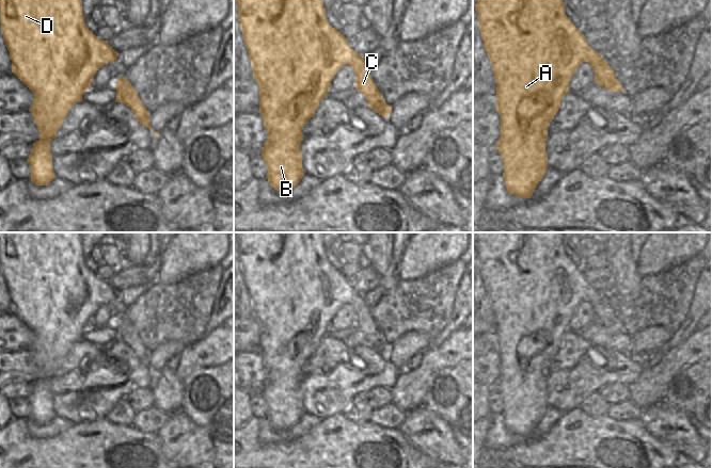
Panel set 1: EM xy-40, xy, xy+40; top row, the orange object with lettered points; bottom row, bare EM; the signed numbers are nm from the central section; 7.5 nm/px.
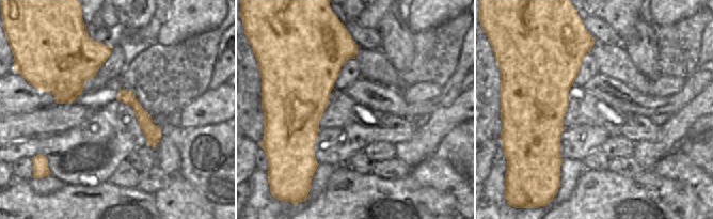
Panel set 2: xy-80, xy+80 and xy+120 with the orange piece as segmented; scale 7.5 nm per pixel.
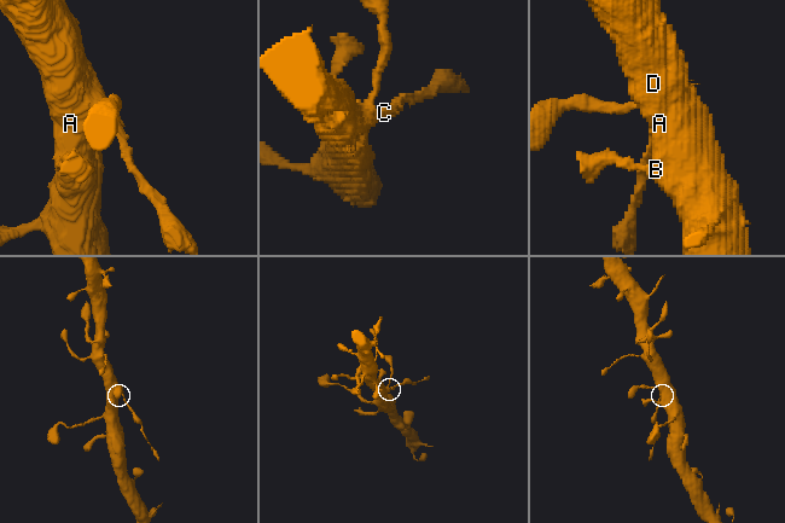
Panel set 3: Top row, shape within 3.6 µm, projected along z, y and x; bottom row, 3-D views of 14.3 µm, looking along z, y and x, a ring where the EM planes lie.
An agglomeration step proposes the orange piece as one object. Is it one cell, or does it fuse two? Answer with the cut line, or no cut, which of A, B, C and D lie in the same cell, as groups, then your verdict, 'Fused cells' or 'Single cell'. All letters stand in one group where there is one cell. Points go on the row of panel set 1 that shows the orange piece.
Split along xy (362, 59), (359, 59), (351, 66). Groups: A B D / C. Fused cells

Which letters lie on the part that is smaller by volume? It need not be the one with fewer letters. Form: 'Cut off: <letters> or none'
Cut off: C

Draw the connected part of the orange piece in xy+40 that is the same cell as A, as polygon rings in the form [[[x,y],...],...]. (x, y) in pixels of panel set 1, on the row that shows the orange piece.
[[[477,0],[475,10],[484,48],[492,63],[496,82],[501,138],[494,148],[503,159],[505,187],[515,196],[529,198],[548,170],[548,127],[558,112],[563,97],[569,92],[573,74],[583,62],[591,65],[602,57],[588,46],[584,34],[565,14],[563,0]]]

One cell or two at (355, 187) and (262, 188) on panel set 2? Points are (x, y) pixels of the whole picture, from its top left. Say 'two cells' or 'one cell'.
two cells

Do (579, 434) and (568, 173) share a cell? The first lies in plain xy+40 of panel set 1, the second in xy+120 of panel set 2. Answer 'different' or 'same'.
different

